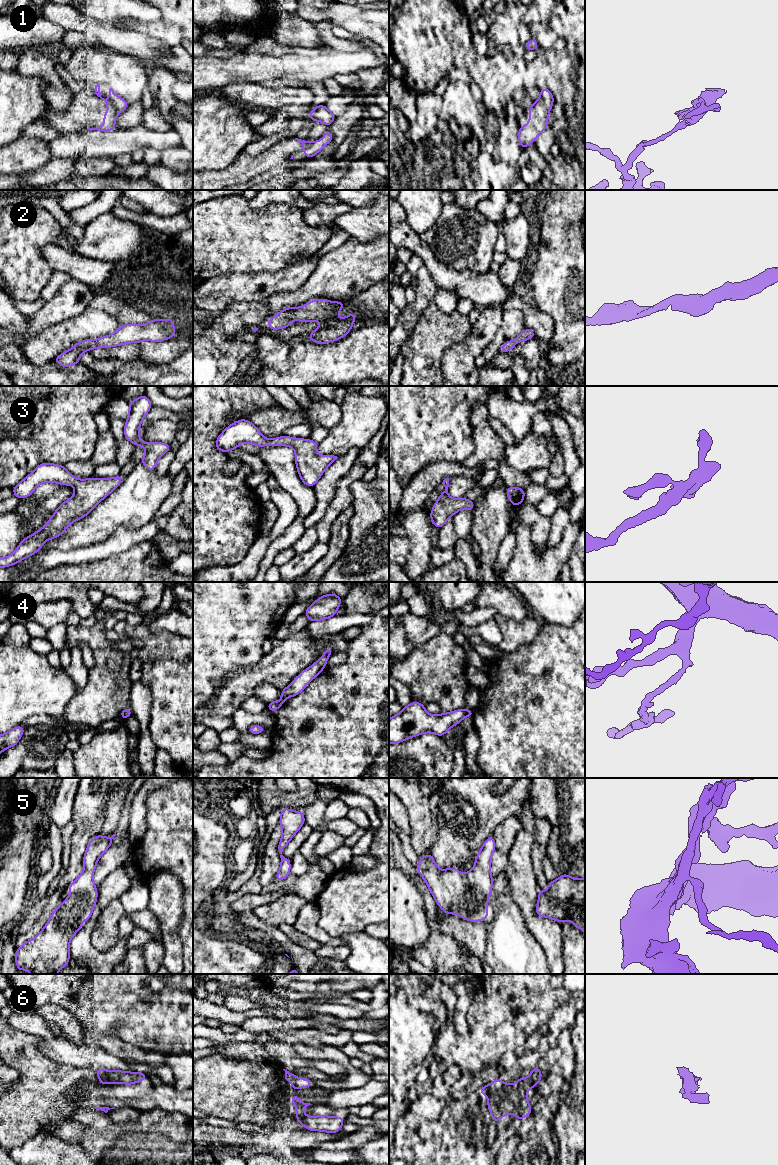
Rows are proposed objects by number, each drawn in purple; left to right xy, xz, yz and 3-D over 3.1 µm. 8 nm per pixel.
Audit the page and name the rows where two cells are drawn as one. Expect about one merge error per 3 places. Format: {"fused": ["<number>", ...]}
{"fused": ["1"]}

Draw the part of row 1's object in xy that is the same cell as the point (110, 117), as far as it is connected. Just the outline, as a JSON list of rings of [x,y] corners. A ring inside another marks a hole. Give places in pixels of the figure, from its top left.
[[[100,97],[102,100],[105,101],[106,106],[108,107],[108,112],[103,114],[103,118],[102,120],[106,121],[105,125],[100,125],[97,128],[90,128],[88,127],[87,130],[98,130],[98,131],[104,131],[104,132],[108,132],[108,131],[113,131],[116,129],[116,124],[115,124],[115,120],[119,114],[118,110],[116,110],[111,103],[109,102],[109,100],[106,100],[102,97]]]

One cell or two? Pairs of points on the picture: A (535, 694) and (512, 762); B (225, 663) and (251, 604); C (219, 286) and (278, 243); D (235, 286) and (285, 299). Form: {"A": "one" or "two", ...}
{"A": "one", "B": "one", "C": "two", "D": "two"}

